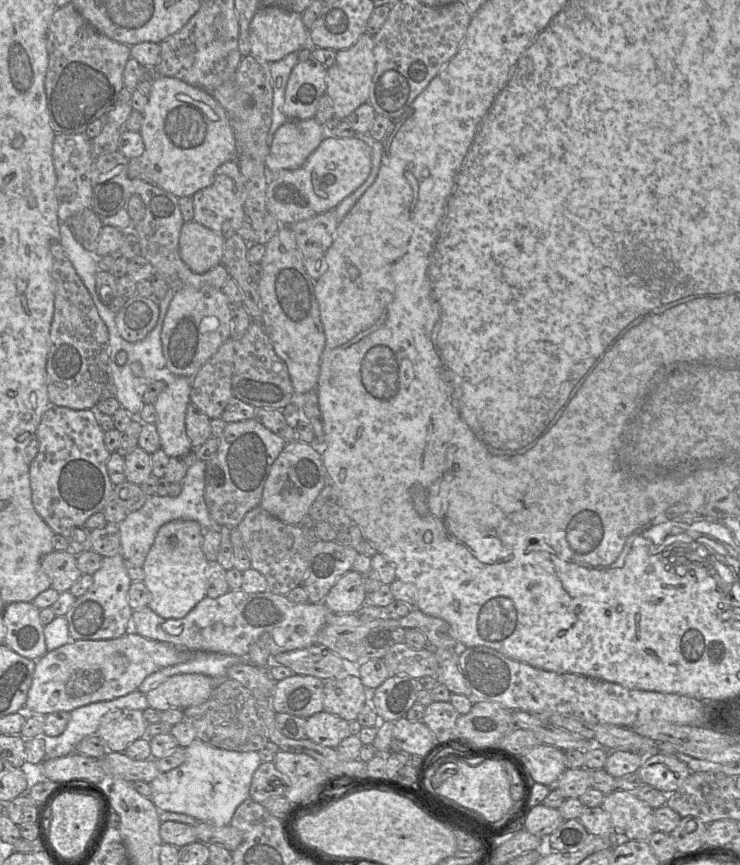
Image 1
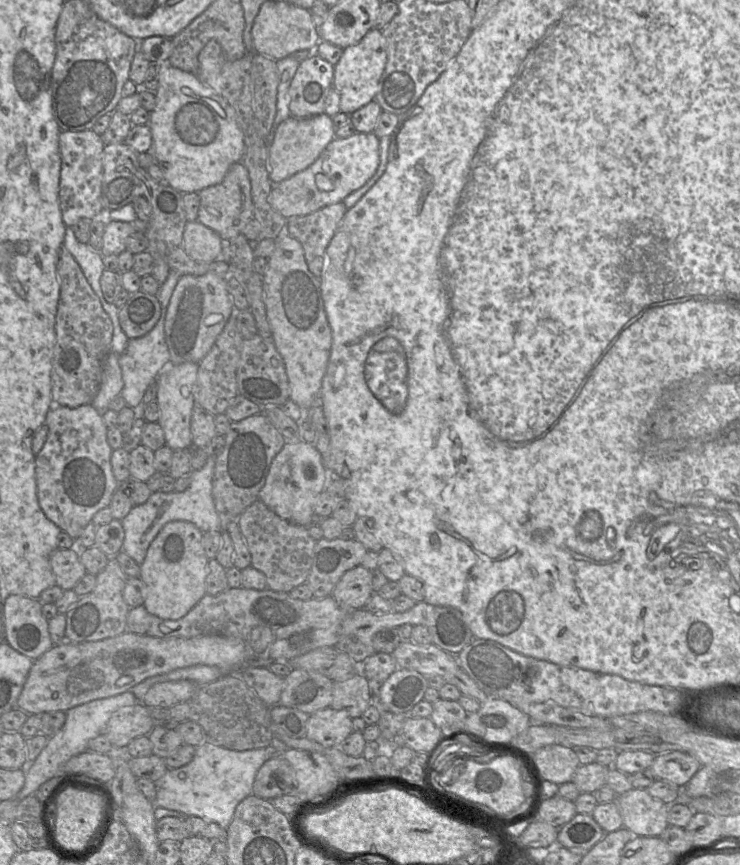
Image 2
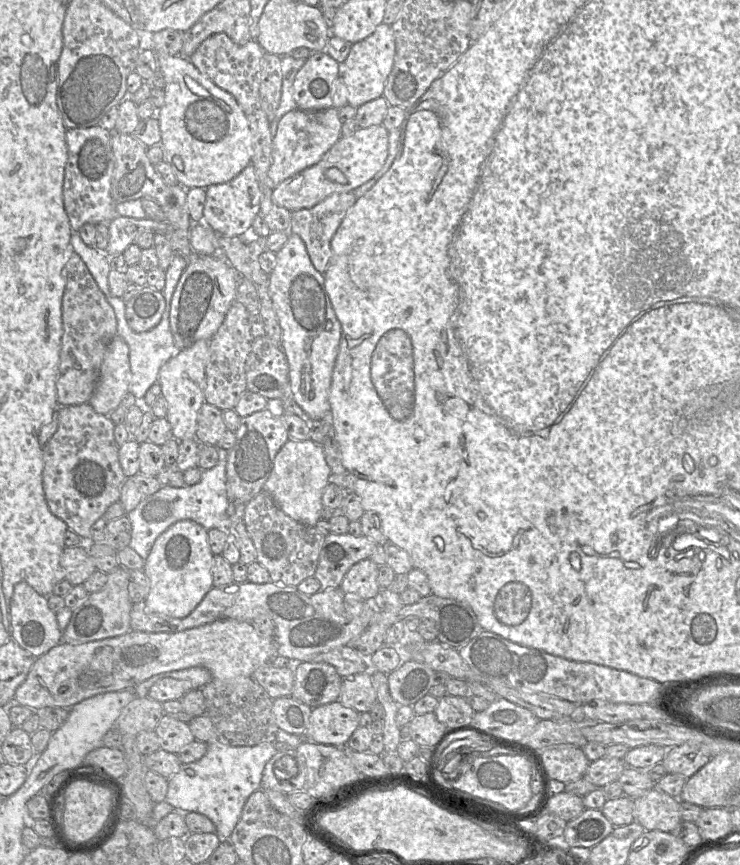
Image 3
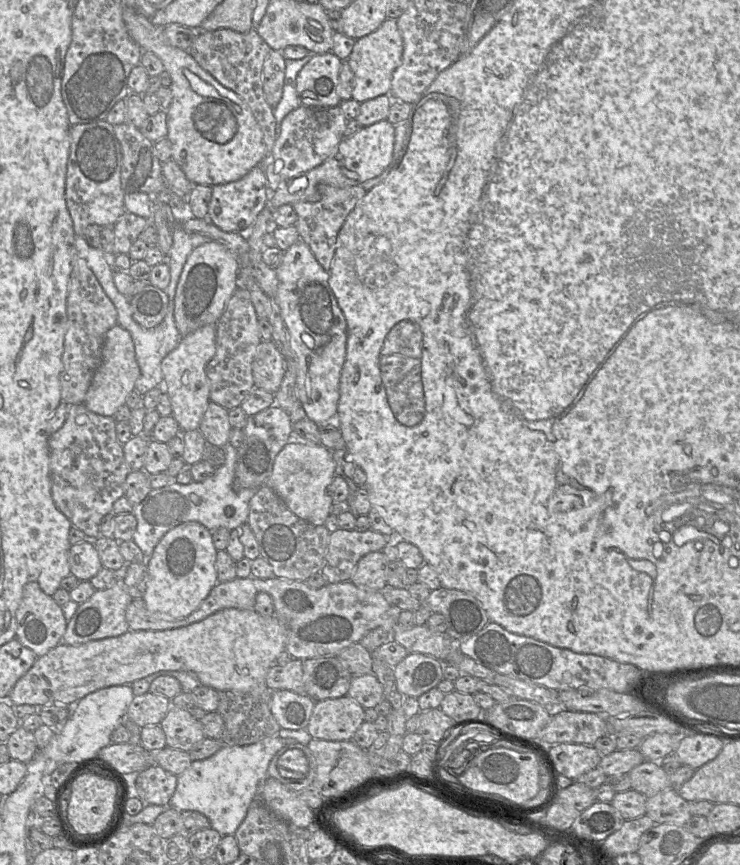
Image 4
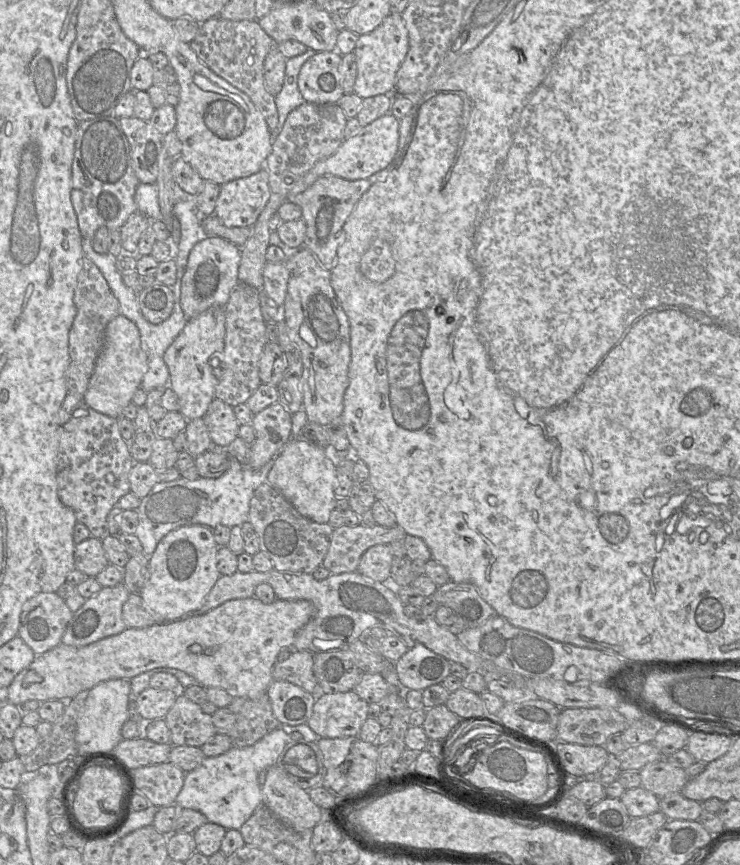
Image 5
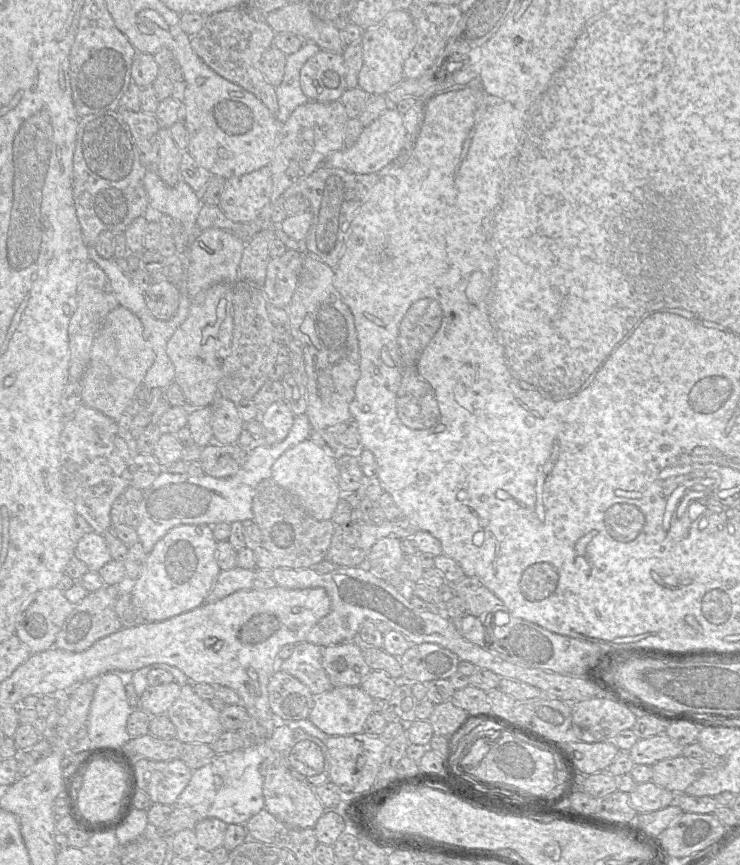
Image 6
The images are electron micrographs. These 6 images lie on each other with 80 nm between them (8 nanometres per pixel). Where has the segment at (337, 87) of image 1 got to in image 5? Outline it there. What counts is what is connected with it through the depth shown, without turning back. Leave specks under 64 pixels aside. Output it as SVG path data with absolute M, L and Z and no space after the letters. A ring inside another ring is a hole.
M400 13L389 14L372 32L360 35L353 50L357 63L353 92L362 99L380 94L396 94L396 75L408 50L408 30Z

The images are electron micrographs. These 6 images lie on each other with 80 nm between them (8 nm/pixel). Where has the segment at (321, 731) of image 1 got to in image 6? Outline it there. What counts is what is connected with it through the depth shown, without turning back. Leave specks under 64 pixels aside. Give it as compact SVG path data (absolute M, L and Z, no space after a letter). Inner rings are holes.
M360 686L334 687L332 690L315 696L308 719L328 736L361 734L365 730L368 717L373 713L374 699Z

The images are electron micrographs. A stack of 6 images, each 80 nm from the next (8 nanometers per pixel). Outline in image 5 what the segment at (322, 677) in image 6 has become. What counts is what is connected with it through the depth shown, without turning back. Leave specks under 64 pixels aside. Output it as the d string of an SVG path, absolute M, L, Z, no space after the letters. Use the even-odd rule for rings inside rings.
M295 650L286 661L274 666L273 680L287 681L313 695L318 695L319 685L313 671L313 664L313 653Z

